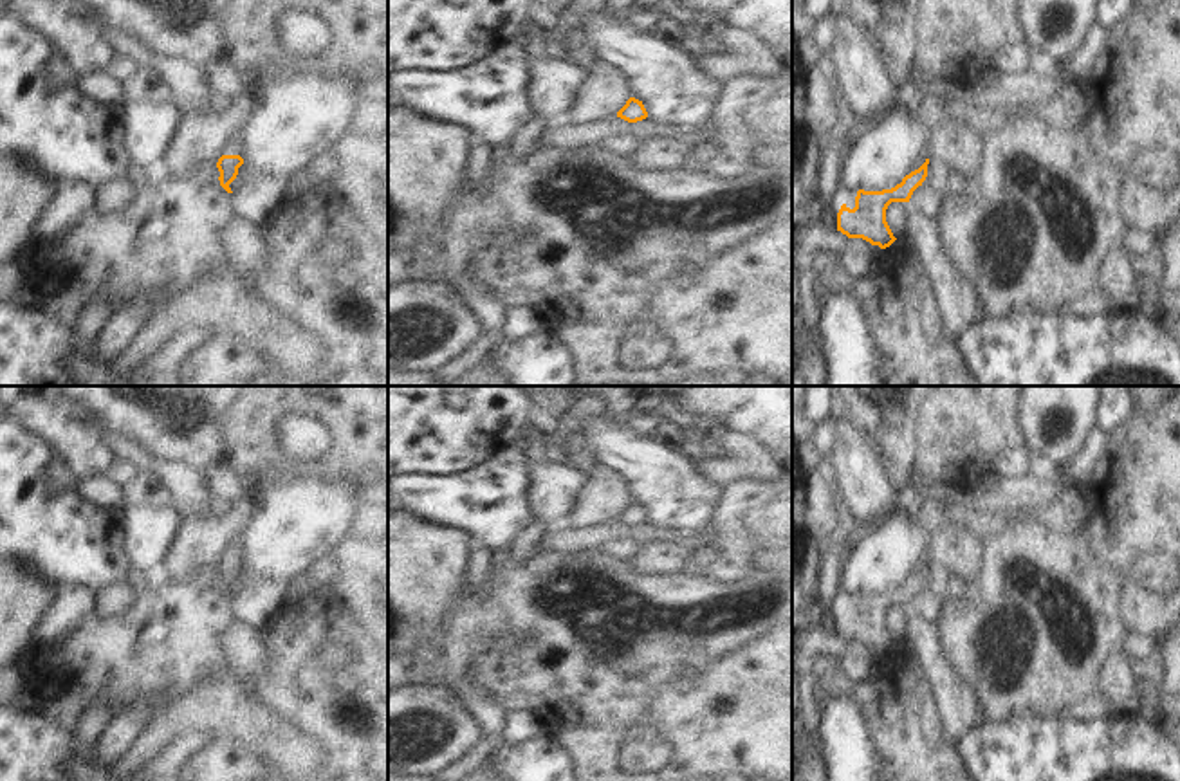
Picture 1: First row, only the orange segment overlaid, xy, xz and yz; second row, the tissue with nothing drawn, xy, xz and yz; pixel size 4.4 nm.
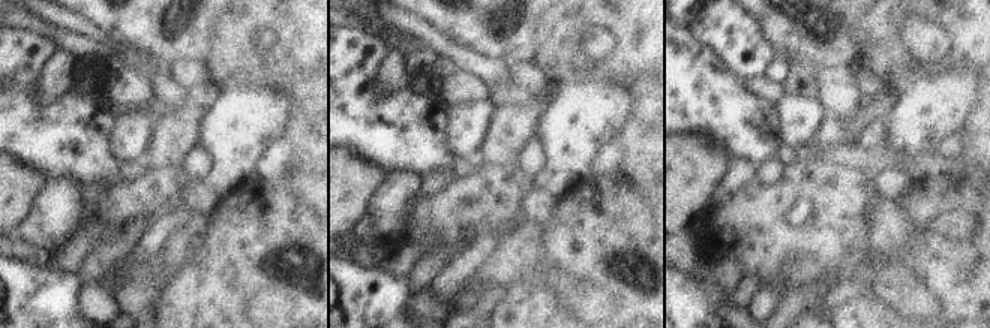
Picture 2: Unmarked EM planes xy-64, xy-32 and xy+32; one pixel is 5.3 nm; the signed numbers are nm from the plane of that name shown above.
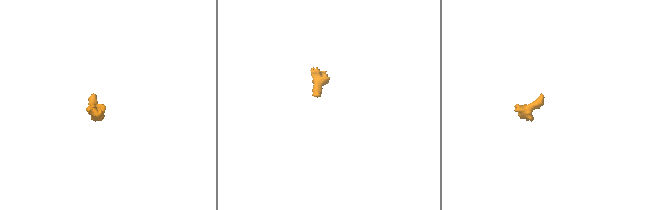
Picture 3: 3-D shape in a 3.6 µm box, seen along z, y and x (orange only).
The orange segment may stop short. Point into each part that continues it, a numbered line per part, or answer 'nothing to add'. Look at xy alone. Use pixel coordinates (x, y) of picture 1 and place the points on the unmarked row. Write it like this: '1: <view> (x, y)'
1: xy (233, 551).

